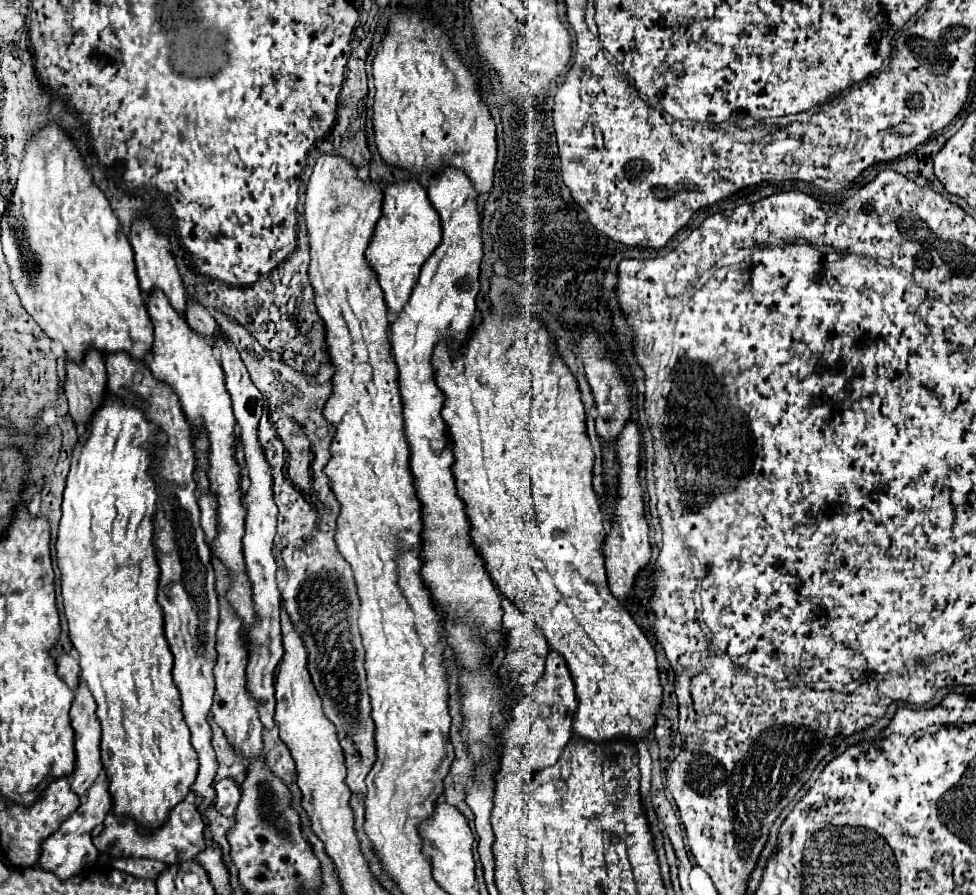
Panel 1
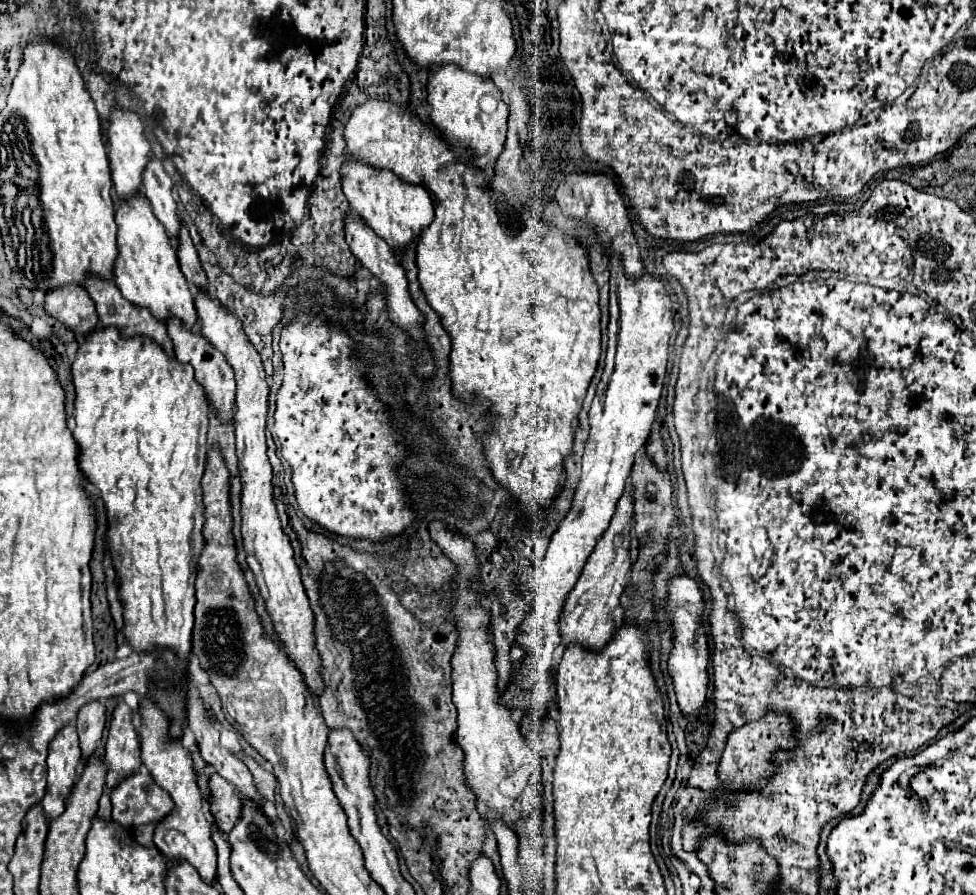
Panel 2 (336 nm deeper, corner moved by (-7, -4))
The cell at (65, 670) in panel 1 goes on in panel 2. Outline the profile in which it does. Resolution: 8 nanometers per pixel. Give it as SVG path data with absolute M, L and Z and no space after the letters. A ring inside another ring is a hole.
M102 701L86 703L78 711L76 727L78 727L78 735L80 735L80 749L84 753L82 765L86 763L86 759L90 759L96 753L98 741L102 739L102 733L104 733L104 725L106 725L106 707Z

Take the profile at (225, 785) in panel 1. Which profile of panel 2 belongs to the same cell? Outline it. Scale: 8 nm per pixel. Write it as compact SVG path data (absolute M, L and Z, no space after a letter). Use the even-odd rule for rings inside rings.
M214 773L208 779L208 803L210 803L210 813L214 817L216 827L222 833L228 833L238 821L240 817L238 813L242 809L238 791L230 783L226 783L226 779Z

